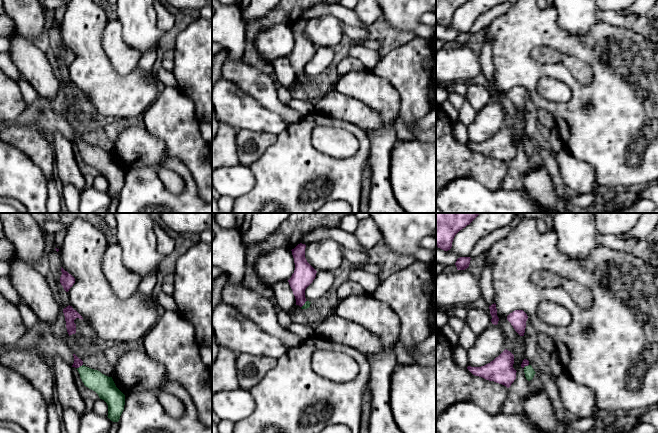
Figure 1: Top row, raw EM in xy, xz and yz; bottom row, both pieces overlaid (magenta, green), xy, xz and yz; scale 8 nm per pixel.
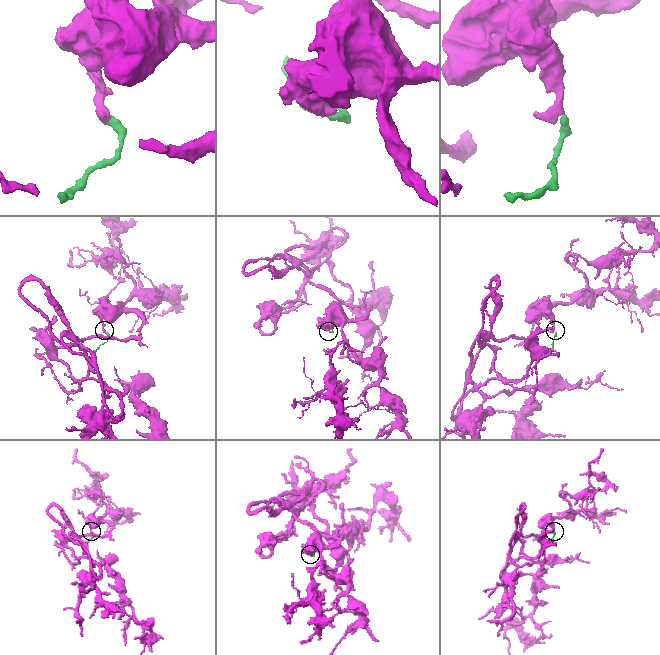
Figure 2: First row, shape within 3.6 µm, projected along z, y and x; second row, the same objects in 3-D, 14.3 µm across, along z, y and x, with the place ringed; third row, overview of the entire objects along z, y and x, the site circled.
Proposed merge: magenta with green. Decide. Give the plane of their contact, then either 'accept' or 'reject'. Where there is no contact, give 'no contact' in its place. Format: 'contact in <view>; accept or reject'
contact in xy; accept

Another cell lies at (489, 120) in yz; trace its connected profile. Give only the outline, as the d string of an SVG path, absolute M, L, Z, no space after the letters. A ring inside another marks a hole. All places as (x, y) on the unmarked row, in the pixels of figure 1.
M492 100L477 112L475 119L467 126L471 143L481 143L498 133L505 125L505 109L499 101Z

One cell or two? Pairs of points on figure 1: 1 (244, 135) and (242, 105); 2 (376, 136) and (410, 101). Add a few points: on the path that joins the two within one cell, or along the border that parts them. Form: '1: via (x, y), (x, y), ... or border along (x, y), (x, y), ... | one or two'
1: border along (238, 129), (264, 131), (267, 133) | two
2: border along (396, 90), (399, 95), (399, 115) | two

